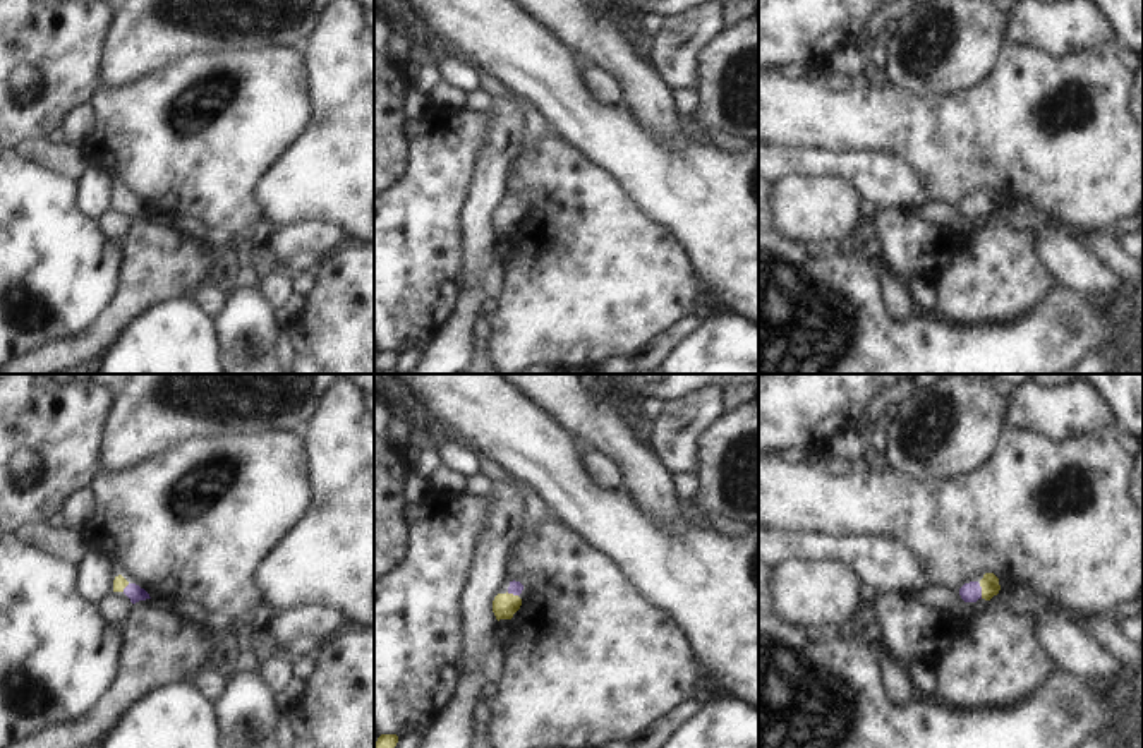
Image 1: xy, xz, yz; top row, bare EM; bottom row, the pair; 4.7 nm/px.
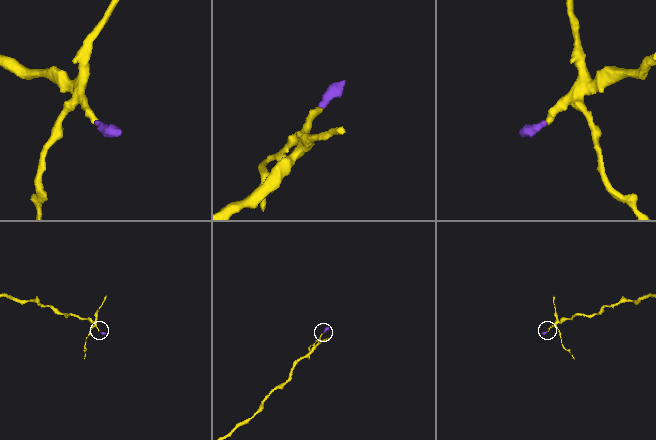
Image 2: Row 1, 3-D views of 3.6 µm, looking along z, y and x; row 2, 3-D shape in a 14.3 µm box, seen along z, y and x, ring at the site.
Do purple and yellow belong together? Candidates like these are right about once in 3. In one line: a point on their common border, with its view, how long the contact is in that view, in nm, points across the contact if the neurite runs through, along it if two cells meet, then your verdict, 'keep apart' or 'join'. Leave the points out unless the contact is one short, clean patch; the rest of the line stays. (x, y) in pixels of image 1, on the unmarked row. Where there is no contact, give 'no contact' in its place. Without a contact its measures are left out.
contact yz (980, 206); length 70 nm; way yz (970, 208), (980, 206), (989, 199); join

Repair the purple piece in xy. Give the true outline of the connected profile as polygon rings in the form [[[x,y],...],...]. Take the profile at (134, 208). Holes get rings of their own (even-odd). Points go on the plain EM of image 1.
[[[122,190],[115,192],[113,208],[124,208],[132,220],[151,214],[144,204],[136,199],[129,199]]]

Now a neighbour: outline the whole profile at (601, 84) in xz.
[[[580,55],[575,57],[582,69],[585,86],[594,100],[611,105],[621,103],[621,87],[614,75]]]

